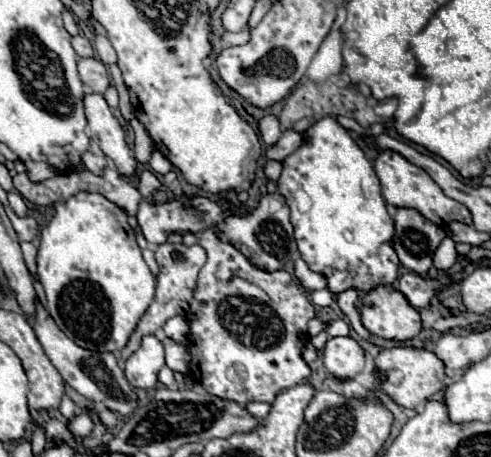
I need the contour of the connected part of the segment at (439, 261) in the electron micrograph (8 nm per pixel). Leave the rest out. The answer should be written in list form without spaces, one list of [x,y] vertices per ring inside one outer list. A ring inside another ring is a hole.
[[[446,236],[434,252],[434,266],[438,270],[448,270],[452,268],[454,262],[456,262],[456,246],[454,246],[454,240]]]

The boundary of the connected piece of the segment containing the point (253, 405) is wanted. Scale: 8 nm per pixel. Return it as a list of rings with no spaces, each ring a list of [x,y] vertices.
[[[248,402],[248,404],[246,404],[246,410],[248,410],[254,418],[262,420],[262,418],[266,418],[266,414],[270,412],[270,404],[264,404],[264,402]]]

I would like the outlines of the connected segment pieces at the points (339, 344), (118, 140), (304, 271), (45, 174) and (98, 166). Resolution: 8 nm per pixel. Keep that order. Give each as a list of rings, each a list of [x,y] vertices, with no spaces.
[[[336,336],[326,342],[324,366],[336,378],[354,378],[364,370],[364,348],[352,336]]]
[[[84,94],[84,112],[90,128],[90,140],[100,144],[102,152],[110,156],[120,174],[132,176],[136,172],[134,152],[124,142],[124,130],[110,112],[102,94]]]
[[[296,260],[296,274],[294,274],[308,290],[320,290],[320,288],[326,288],[328,282],[326,278],[322,278],[322,274],[314,274],[304,260]]]
[[[30,160],[30,162],[24,162],[24,164],[28,168],[30,180],[34,180],[34,182],[42,182],[46,178],[58,176],[58,170],[54,166],[50,166],[48,162],[34,162],[34,160]]]
[[[84,152],[84,154],[82,154],[82,162],[84,162],[84,166],[86,166],[90,172],[94,172],[94,174],[100,174],[100,172],[104,170],[104,166],[106,166],[106,160],[100,158],[100,156],[94,156],[92,152]]]

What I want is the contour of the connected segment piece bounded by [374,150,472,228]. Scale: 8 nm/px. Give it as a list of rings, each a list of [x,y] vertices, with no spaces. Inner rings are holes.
[[[380,150],[378,158],[374,162],[374,172],[376,172],[376,176],[382,182],[382,196],[386,198],[388,204],[404,206],[404,208],[416,208],[422,216],[430,218],[434,224],[438,224],[442,228],[446,228],[452,220],[460,220],[460,222],[472,224],[470,210],[464,204],[448,198],[440,190],[440,186],[426,174],[426,170],[414,166],[402,154],[398,154],[394,150]]]

